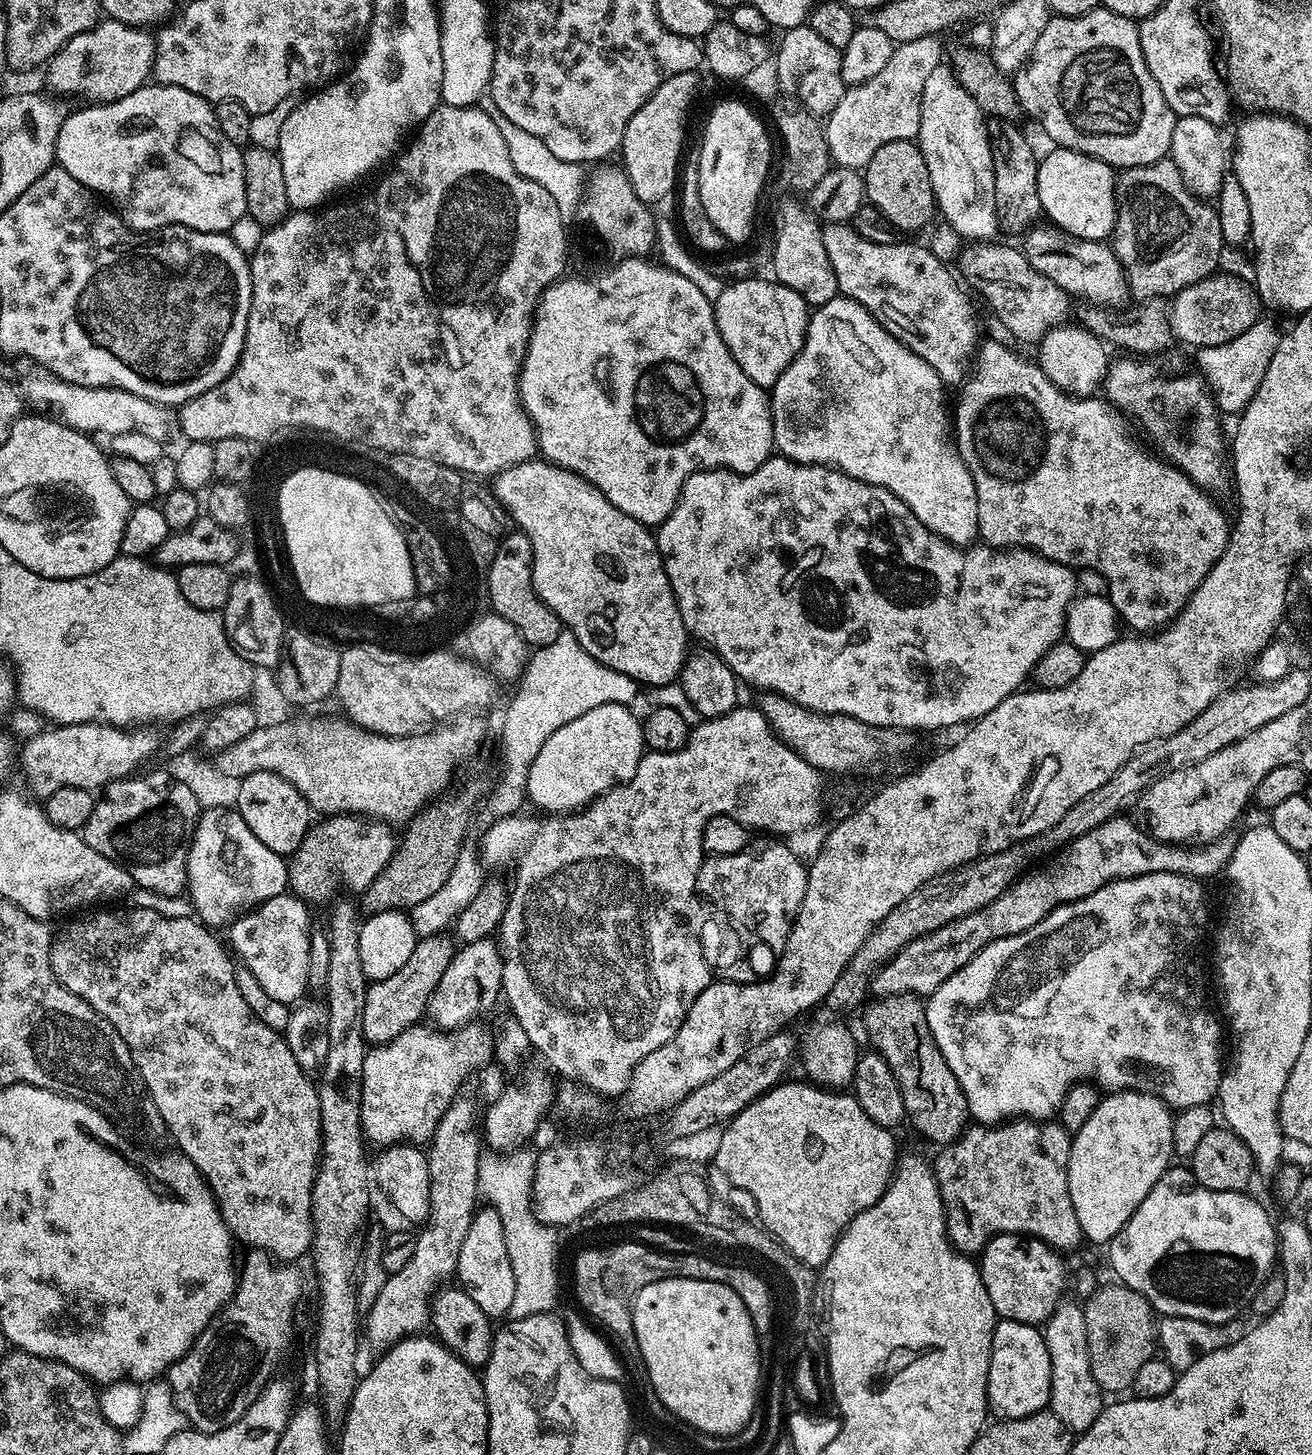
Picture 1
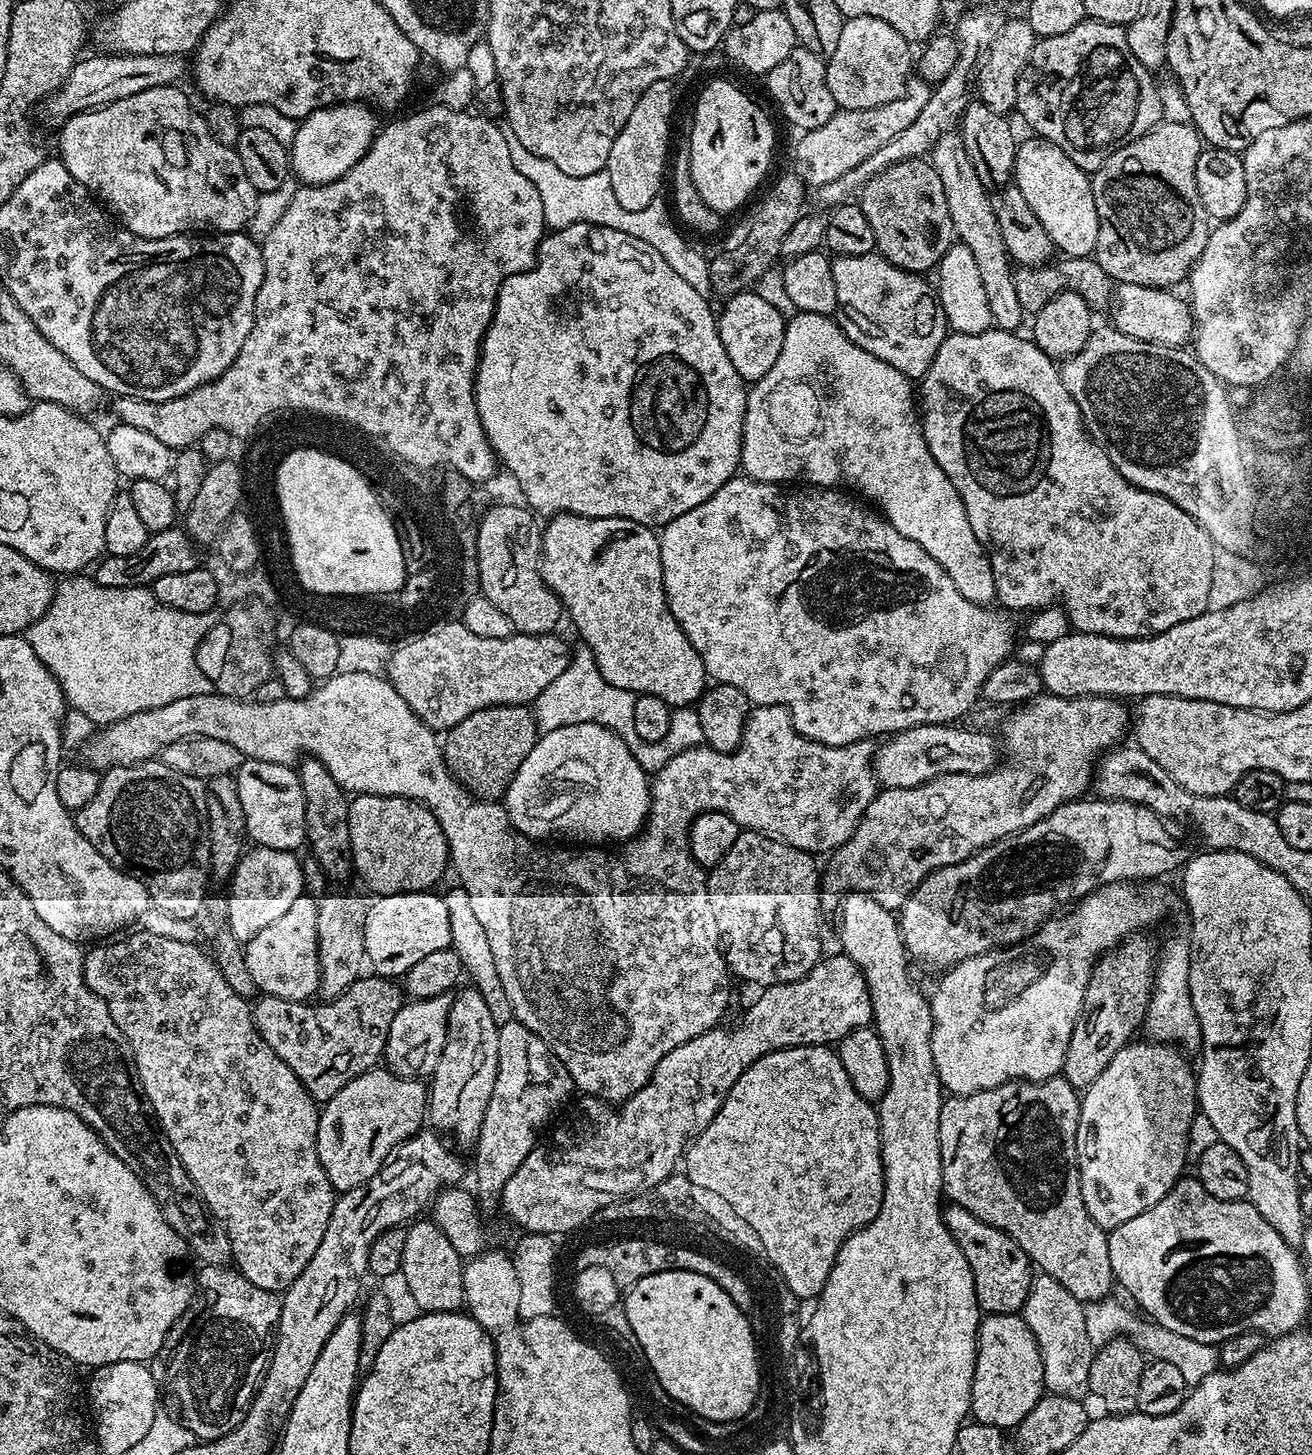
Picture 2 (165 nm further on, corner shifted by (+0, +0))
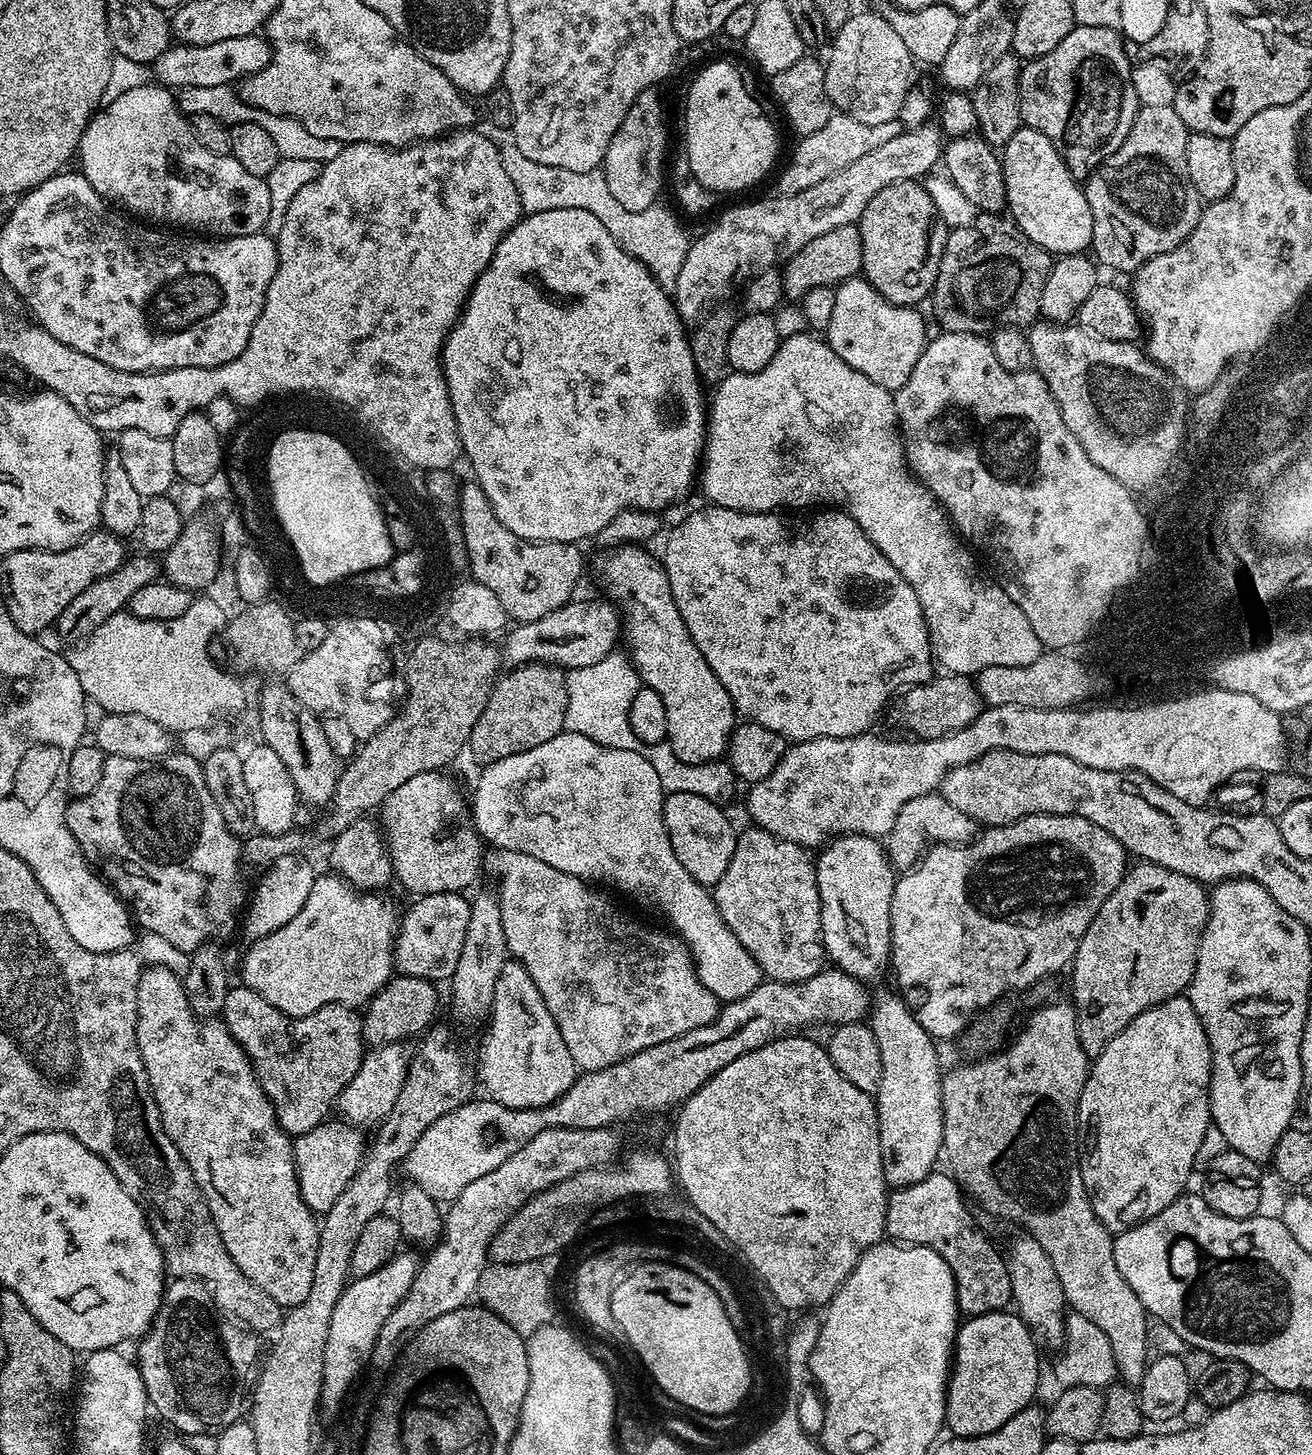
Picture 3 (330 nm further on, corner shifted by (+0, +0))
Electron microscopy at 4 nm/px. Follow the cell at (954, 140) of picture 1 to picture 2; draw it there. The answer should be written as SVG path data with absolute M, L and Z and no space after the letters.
M951 130L942 134L942 138L938 138L938 142L932 147L930 161L936 168L946 192L953 233L970 248L978 264L995 325L1001 331L1017 331L1023 318L1026 318L1026 313L1018 300L1012 260L1005 248L1001 227L998 226L995 201L990 192L988 196L987 190L984 189L985 181L982 179L981 169L970 148L968 153L967 147L969 148L969 145L965 137L959 131Z

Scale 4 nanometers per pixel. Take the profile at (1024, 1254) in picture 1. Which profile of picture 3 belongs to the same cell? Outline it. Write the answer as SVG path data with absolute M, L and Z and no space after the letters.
M933 1170L920 1182L895 1189L889 1195L886 1210L887 1235L896 1242L925 1244L946 1258L946 1266L950 1266L950 1274L954 1274L956 1283L956 1305L965 1317L1007 1309L1012 1298L1012 1287L1005 1257L972 1221L964 1205L965 1197L960 1185L947 1171L940 1171Z

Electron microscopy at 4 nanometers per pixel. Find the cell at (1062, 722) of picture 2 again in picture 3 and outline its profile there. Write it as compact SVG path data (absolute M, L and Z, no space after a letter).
M931 792L922 798L910 798L910 802L906 802L902 810L898 810L898 818L887 834L888 859L897 869L907 870L924 855L933 842L967 844L977 835L977 832L978 824L972 820L970 814L962 814L962 810L950 806L945 796Z

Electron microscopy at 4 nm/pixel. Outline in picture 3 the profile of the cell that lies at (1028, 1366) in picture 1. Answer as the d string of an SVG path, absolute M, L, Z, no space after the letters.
M1001 1310L965 1319L959 1325L956 1333L954 1355L948 1377L948 1401L946 1402L946 1410L944 1411L947 1431L950 1430L949 1433L952 1436L981 1436L982 1434L990 1434L994 1430L998 1430L1006 1422L1010 1422L1010 1418L1014 1418L1014 1414L1018 1414L1022 1409L1029 1407L1035 1401L1032 1399L1035 1398L1036 1387L1040 1384L1040 1356L1036 1353L1036 1348L1038 1349L1038 1344L1032 1335L1032 1331L1025 1326L1023 1320L1020 1319L1015 1311Z

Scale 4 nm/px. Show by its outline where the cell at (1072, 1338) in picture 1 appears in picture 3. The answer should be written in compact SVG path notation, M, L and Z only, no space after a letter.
M1020 1234L1013 1242L1012 1249L1006 1252L1006 1263L1012 1287L1011 1303L1020 1319L1041 1345L1049 1344L1055 1350L1063 1349L1066 1305L1062 1282L1058 1282L1058 1274L1054 1274L1054 1262L1046 1258L1046 1250L1042 1250L1033 1236Z

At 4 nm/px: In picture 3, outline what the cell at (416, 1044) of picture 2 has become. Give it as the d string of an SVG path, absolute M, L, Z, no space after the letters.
M407 1043L381 1044L365 1051L364 1061L358 1066L358 1072L336 1099L339 1115L349 1123L357 1126L375 1125L393 1109L398 1093L402 1090L408 1067L412 1061L413 1049Z

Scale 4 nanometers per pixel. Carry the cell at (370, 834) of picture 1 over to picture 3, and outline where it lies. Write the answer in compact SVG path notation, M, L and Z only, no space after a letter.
M443 771L414 774L410 782L402 782L394 794L384 799L382 813L388 821L382 824L388 857L392 860L395 883L400 883L417 897L439 892L463 893L482 872L482 841L479 832L470 823L470 808L460 797L456 784Z

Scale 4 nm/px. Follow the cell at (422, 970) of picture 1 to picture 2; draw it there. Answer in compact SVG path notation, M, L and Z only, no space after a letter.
M368 974L352 983L338 998L317 1003L317 1008L308 1008L312 1006L304 1002L261 995L251 1009L256 1029L270 1050L304 1081L304 1088L313 1100L327 1102L348 1081L381 1063L390 1022L394 1022L401 1003L399 983Z

